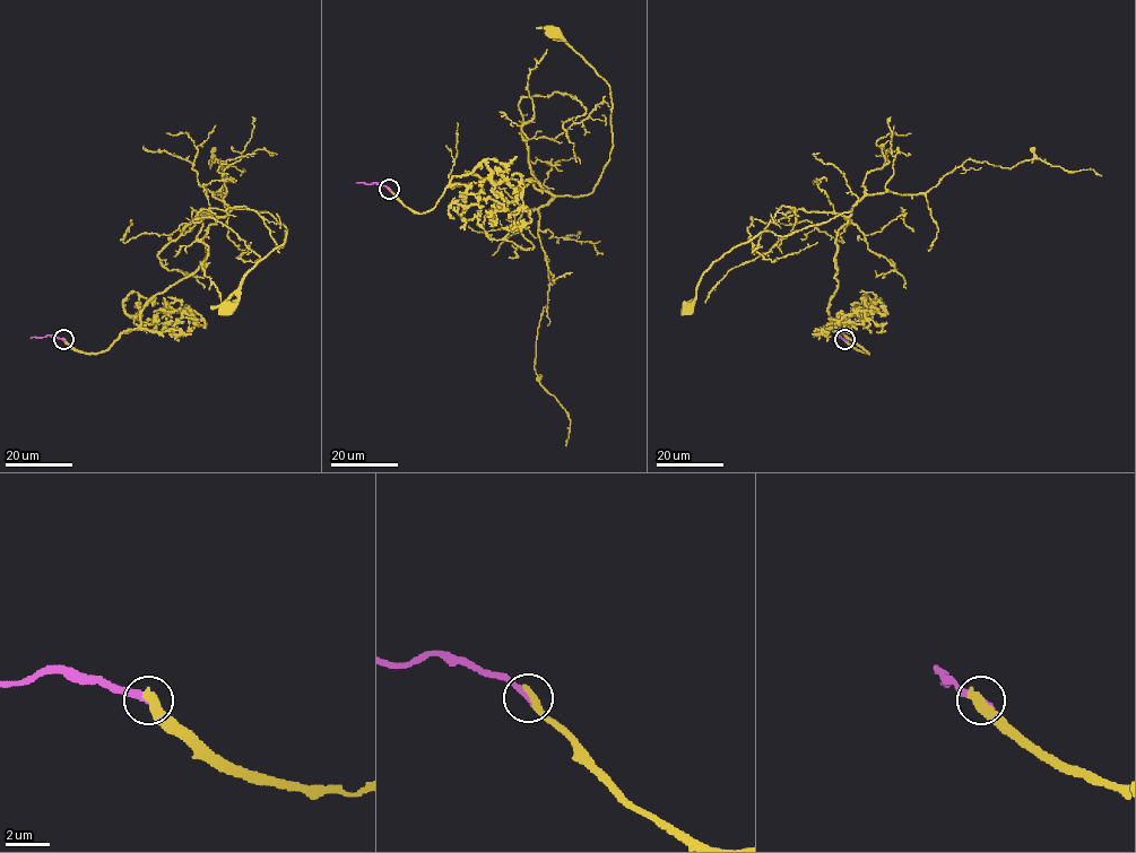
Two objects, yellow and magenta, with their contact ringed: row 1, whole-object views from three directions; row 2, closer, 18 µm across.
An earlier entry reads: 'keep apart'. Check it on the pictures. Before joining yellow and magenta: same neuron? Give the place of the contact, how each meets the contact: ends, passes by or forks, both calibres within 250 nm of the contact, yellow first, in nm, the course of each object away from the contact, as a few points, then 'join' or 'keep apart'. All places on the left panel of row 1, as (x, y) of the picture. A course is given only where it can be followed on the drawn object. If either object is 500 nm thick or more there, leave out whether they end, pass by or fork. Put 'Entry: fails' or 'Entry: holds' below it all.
at (63, 339); yellow ends there; magenta ends there; 460 nm thick on the yellow side, 360 nm on the other; yellow runs (63, 339), (104, 351), (204, 263), (204, 236), (219, 218), (268, 211), (285, 241), (227, 306); magenta runs (63, 339), (50, 336), (29, 338); keep apart
Entry: holds

